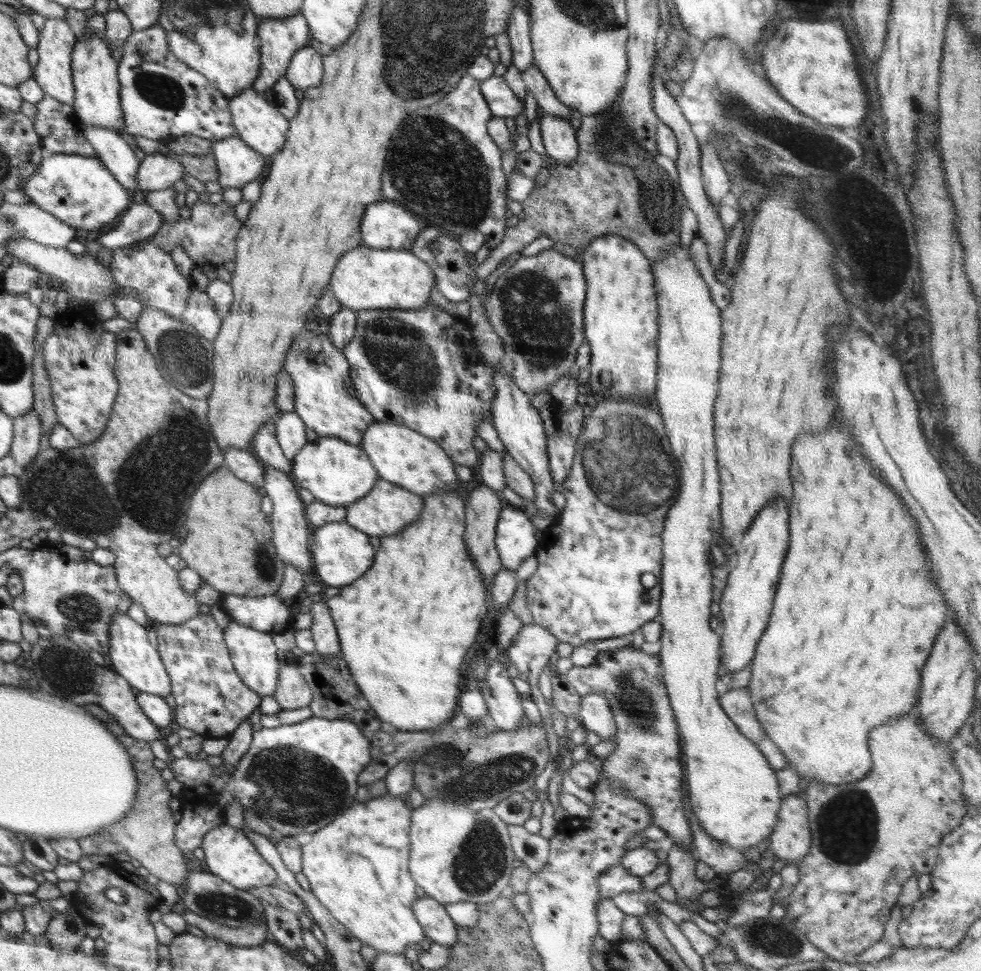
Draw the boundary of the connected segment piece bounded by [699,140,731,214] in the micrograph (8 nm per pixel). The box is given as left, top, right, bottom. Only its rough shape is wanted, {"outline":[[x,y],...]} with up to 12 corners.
{"outline":[[712,142],[699,144],[703,186],[718,214],[730,192],[728,174]]}

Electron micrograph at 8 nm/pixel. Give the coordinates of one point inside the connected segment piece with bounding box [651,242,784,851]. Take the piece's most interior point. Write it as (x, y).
(733, 793)

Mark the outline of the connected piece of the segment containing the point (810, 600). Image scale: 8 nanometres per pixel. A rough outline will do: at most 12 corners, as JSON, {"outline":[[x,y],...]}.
{"outline":[[845,424],[801,434],[746,688],[803,790],[872,768],[950,616]]}

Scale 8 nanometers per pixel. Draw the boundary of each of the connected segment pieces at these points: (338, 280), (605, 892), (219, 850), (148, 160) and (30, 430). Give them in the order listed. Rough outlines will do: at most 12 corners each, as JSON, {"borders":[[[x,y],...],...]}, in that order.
{"borders":[[[362,244],[329,287],[355,311],[432,303],[432,269],[411,251]],[[613,864],[597,878],[600,897],[640,891],[641,877]],[[222,823],[201,844],[234,888],[269,887],[276,871],[244,831]],[[173,154],[140,162],[136,190],[172,189],[186,175]],[[33,410],[13,420],[10,456],[17,470],[41,451],[42,423]]]}

